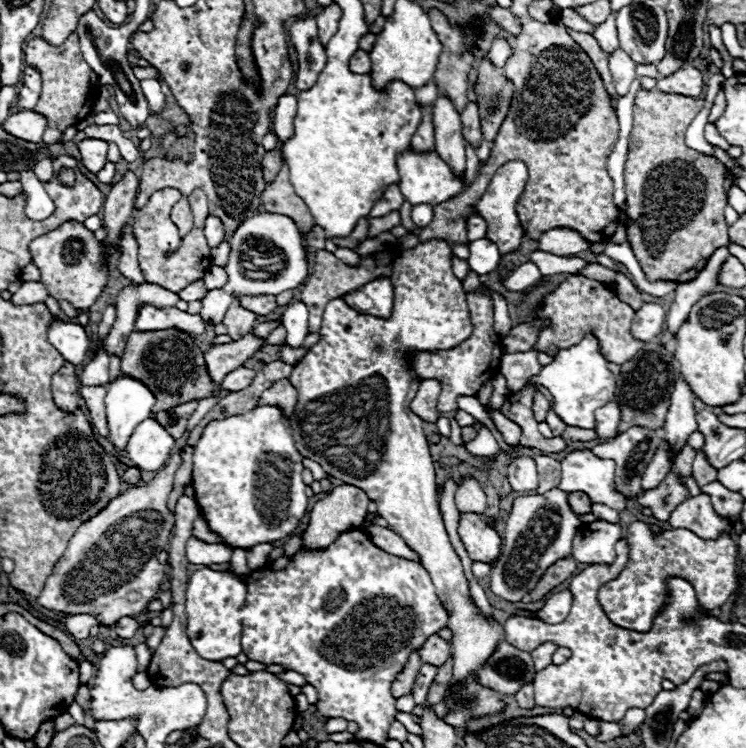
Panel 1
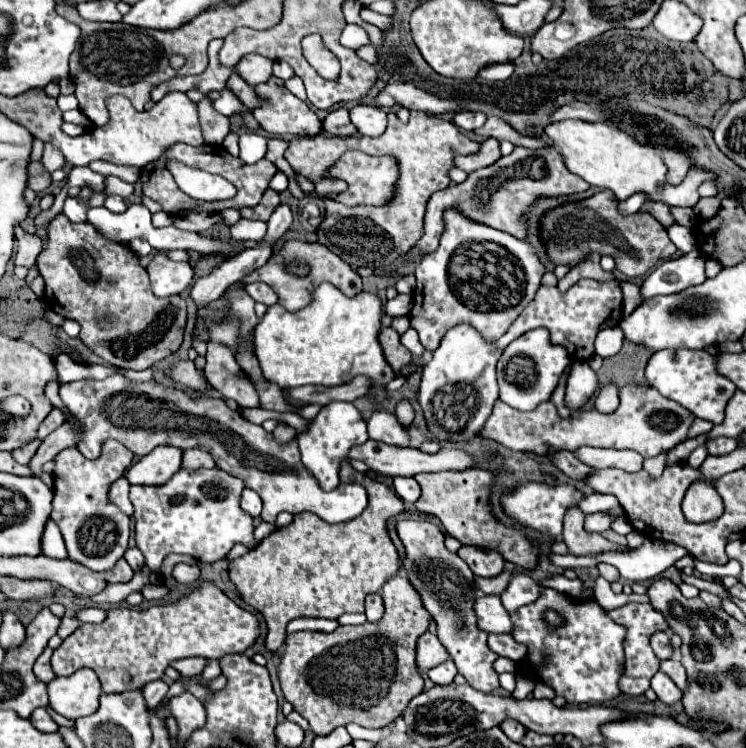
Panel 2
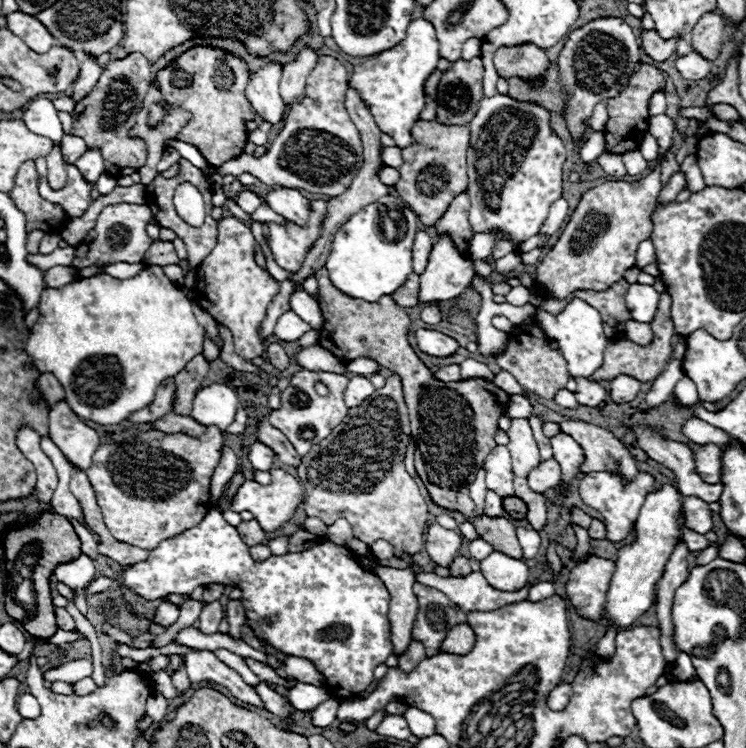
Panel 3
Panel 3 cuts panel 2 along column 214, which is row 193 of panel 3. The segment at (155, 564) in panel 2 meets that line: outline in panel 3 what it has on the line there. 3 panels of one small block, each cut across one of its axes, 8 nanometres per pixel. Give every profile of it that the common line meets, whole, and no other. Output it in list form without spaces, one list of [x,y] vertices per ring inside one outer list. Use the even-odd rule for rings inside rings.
[[[496,94],[482,98],[470,128],[468,148],[468,196],[470,196],[470,226],[474,232],[502,228],[514,242],[536,236],[544,220],[548,218],[550,204],[562,196],[562,164],[566,160],[566,148],[558,136],[550,130],[550,114],[532,104],[522,104],[510,96]]]

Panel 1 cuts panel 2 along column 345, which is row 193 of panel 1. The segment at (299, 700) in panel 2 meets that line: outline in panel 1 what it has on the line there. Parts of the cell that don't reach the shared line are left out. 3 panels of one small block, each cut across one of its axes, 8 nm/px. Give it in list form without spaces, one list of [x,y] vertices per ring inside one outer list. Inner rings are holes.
[[[638,90],[634,100],[634,126],[628,138],[628,158],[624,168],[626,182],[626,214],[628,214],[628,242],[642,264],[650,282],[670,280],[688,282],[704,268],[710,254],[728,244],[728,226],[724,220],[726,208],[726,166],[714,156],[706,156],[686,146],[684,132],[696,114],[704,108],[702,98],[670,96],[658,90]]]

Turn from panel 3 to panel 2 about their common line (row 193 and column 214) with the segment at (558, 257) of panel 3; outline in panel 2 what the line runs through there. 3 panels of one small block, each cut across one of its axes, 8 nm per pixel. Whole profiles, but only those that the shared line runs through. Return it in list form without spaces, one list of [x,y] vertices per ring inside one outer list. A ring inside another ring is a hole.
[[[202,582],[190,596],[166,604],[152,606],[144,612],[138,608],[112,608],[100,624],[80,624],[52,654],[52,670],[56,676],[70,676],[78,668],[92,668],[100,678],[104,692],[126,692],[164,676],[174,660],[202,656],[220,660],[232,652],[244,652],[258,638],[258,622],[236,606],[220,588]]]

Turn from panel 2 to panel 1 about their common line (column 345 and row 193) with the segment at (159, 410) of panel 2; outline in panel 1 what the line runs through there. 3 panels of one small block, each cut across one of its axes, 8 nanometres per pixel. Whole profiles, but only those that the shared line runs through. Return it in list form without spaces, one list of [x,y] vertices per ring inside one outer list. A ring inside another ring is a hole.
[[[518,160],[508,162],[504,166],[500,166],[494,174],[494,178],[490,180],[486,192],[482,194],[482,198],[476,204],[476,212],[484,218],[486,222],[486,238],[492,240],[500,254],[508,254],[512,252],[516,246],[520,246],[520,240],[524,236],[524,230],[520,226],[518,214],[516,214],[516,204],[519,200],[526,185],[526,166]]]

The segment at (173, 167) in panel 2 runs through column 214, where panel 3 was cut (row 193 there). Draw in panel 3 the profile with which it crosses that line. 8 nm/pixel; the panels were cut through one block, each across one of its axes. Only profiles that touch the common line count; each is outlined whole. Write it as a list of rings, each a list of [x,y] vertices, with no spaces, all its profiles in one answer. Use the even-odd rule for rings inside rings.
[[[188,182],[180,184],[174,194],[174,206],[178,208],[178,214],[182,216],[182,220],[186,220],[188,224],[194,224],[194,226],[204,224],[204,218],[206,218],[204,200],[196,186]]]

